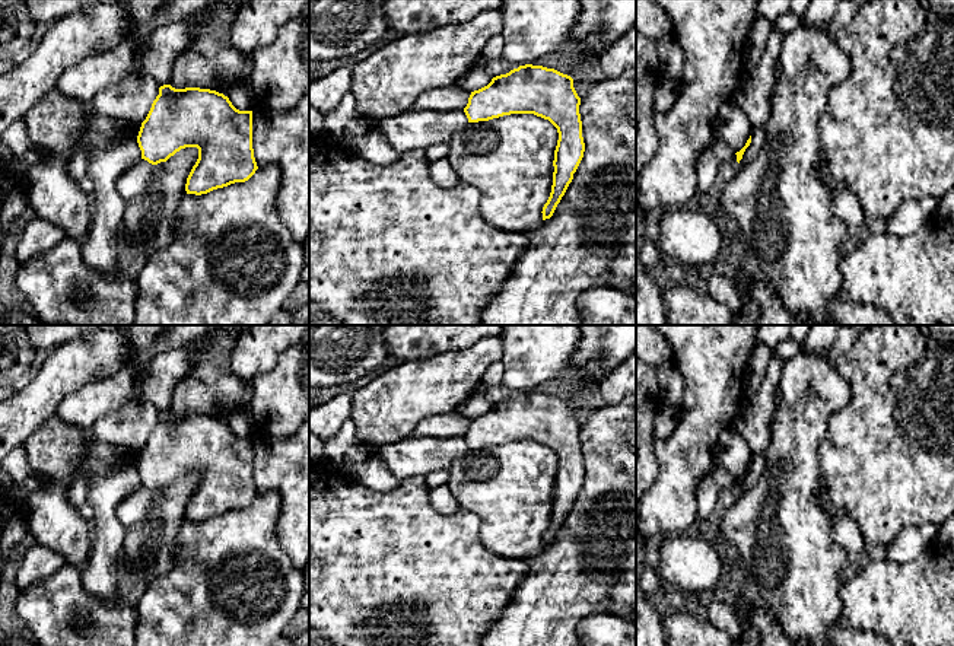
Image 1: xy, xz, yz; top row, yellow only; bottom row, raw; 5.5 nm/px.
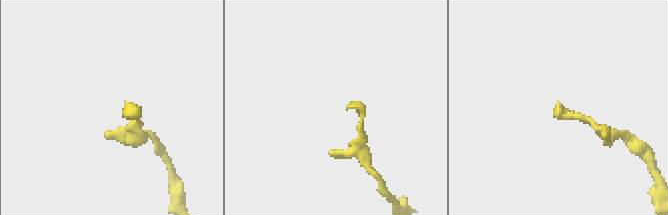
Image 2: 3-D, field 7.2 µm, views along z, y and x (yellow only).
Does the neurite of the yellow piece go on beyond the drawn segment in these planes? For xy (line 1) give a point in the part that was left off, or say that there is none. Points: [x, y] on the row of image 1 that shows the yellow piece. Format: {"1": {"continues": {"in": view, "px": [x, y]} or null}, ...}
{"1": {"continues": null}}

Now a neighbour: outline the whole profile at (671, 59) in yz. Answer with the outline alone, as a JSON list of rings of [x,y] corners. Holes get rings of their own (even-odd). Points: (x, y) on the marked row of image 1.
[[[667,34],[656,41],[661,76],[680,82],[684,71],[684,52],[675,36]]]

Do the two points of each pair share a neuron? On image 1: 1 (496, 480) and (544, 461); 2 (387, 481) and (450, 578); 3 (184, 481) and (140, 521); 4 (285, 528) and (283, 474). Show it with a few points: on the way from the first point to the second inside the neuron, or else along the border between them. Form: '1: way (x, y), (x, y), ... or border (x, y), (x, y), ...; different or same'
1: way (508, 480), (514, 480), (522, 471), (533, 467); same
2: border (401, 480), (390, 490), (371, 490), (358, 483); different
3: way (174, 493), (152, 515); same
4: way (291, 515), (291, 487); same

